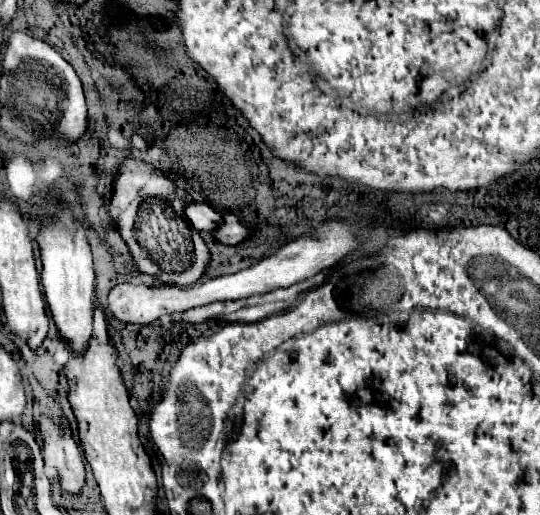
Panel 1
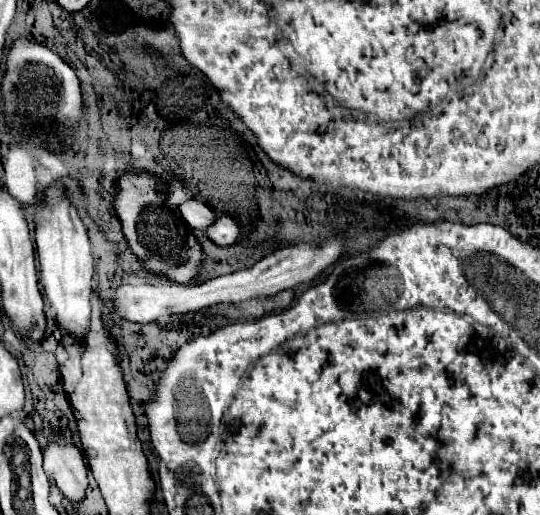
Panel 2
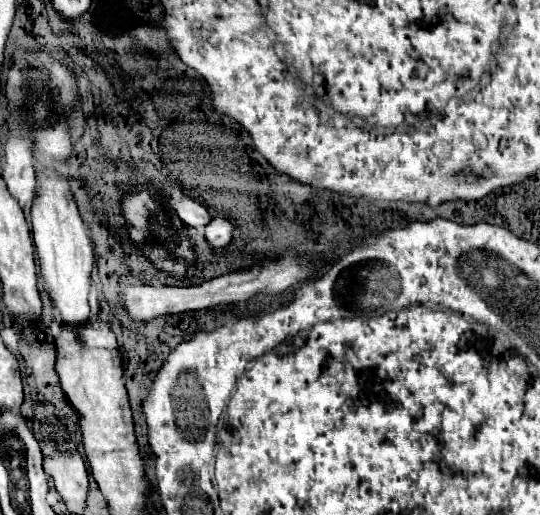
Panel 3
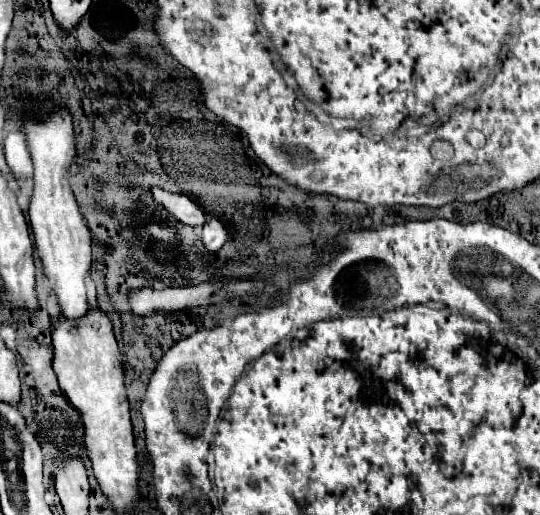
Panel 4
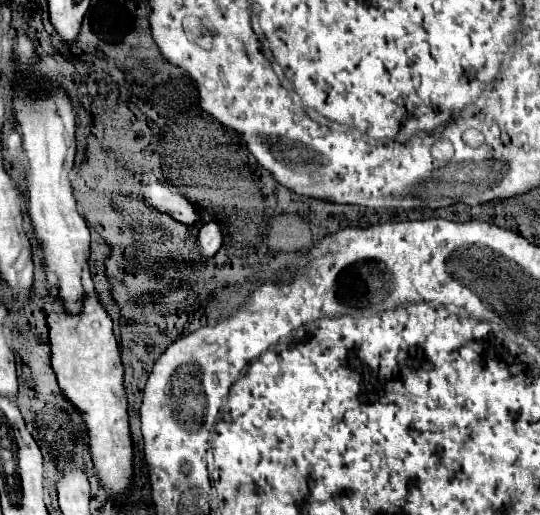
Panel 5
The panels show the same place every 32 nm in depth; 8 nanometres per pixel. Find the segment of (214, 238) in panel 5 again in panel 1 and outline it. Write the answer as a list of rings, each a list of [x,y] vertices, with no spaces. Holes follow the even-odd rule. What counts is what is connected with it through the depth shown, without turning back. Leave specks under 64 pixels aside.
[[[226,212],[224,214],[224,224],[222,224],[222,228],[218,228],[216,230],[216,238],[220,240],[220,242],[224,242],[224,244],[240,244],[240,242],[244,242],[244,240],[248,240],[250,238],[250,228],[248,228],[248,224],[238,216],[238,214],[234,214],[234,212]]]

